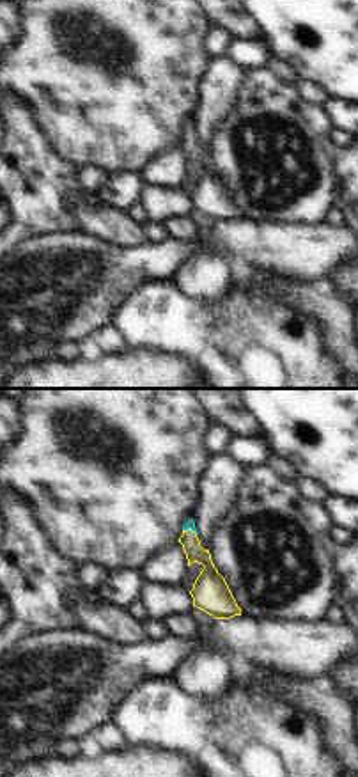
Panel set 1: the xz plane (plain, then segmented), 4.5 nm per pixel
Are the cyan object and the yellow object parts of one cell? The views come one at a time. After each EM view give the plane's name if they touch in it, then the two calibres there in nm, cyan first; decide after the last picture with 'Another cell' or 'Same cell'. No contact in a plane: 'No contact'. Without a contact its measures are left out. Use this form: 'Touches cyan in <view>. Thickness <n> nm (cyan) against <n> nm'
Touches cyan in xz. Thickness 40 nm (cyan) against 100 nm

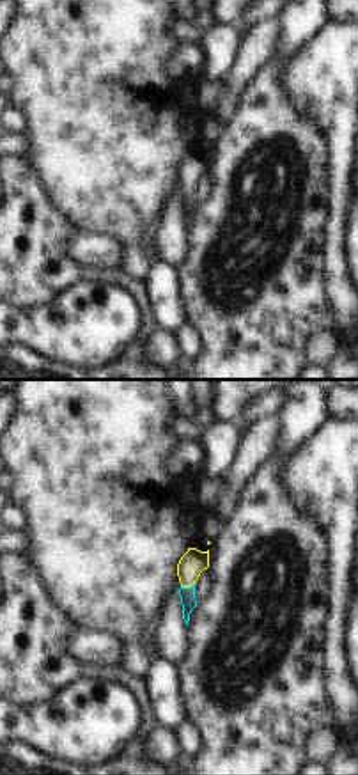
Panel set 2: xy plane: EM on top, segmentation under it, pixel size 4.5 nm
Touches cyan in xy. Thickness 70 nm (cyan) against 120 nm

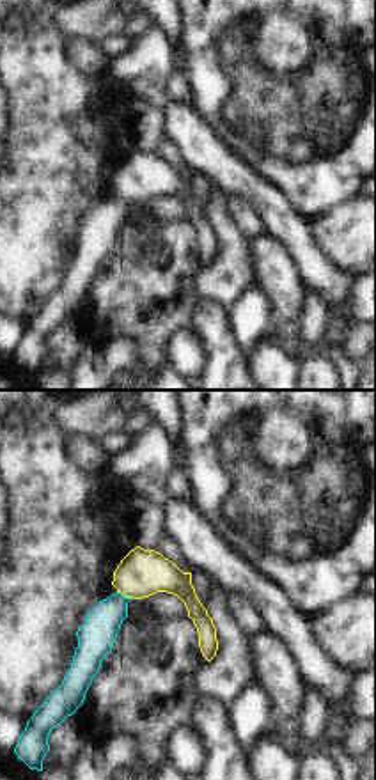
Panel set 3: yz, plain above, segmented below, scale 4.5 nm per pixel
Touches cyan in yz. Thickness 170 nm (cyan) against 220 nm

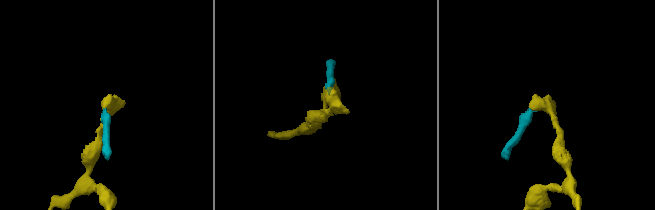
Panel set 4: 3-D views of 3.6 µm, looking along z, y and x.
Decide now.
Same cell

